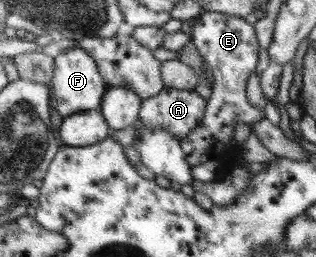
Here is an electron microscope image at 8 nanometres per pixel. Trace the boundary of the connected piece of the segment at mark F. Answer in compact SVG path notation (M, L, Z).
M74 47L53 57L53 77L51 78L52 94L56 97L56 110L63 120L75 113L99 108L107 88L103 84L96 61L87 50Z

